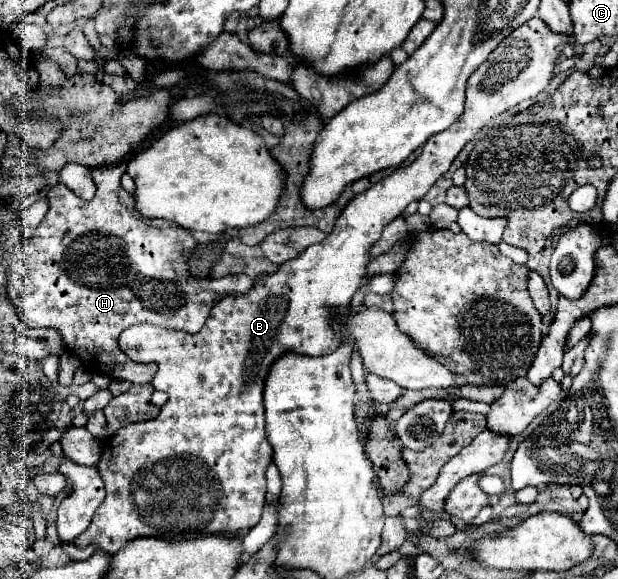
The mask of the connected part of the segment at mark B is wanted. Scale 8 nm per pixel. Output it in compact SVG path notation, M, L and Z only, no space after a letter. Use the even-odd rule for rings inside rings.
M538 17L526 21L524 25L520 25L518 29L514 29L490 55L488 59L468 77L468 85L466 85L466 109L462 113L462 117L458 121L454 121L452 127L448 127L446 131L430 137L430 141L426 141L422 153L408 165L408 167L398 167L392 175L384 177L382 181L378 181L376 185L368 187L364 193L360 193L360 197L354 197L346 209L340 213L332 233L322 241L322 243L316 243L316 245L310 245L308 251L304 251L300 257L292 259L292 261L286 261L274 275L270 275L266 281L254 285L248 293L240 293L240 295L226 295L222 297L214 307L212 307L212 313L204 325L204 329L200 329L200 333L184 333L184 331L174 331L174 329L162 329L162 327L154 327L154 325L148 325L148 323L142 323L142 325L134 325L130 329L126 329L122 335L120 335L120 349L124 353L128 353L128 357L132 357L134 361L154 361L158 363L158 373L152 381L154 389L158 391L166 391L168 393L168 401L160 407L160 413L158 417L154 417L152 421L146 421L146 423L140 423L140 425L126 425L122 429L116 431L116 435L102 445L102 457L100 457L100 463L98 463L98 469L100 469L100 475L102 480L106 483L106 499L102 501L102 505L96 509L92 521L90 521L90 527L80 535L76 537L76 545L78 547L88 547L88 545L96 545L100 549L106 549L108 553L116 553L120 547L124 547L126 541L134 539L134 537L148 537L148 535L154 535L154 537L176 537L180 539L182 535L194 535L194 533L230 533L230 535L246 535L250 527L254 527L260 519L260 513L262 513L262 505L264 505L264 497L266 497L266 479L264 479L264 473L266 473L266 467L268 463L272 461L272 447L270 443L266 441L266 435L264 435L264 405L262 405L262 387L264 387L264 377L268 373L268 367L272 365L272 361L280 355L280 353L286 353L286 351L298 351L302 355L312 355L312 357L318 357L318 355L328 355L332 351L338 349L340 341L338 337L334 335L332 327L330 327L330 309L340 309L344 311L350 301L352 301L352 295L360 289L360 285L364 283L364 271L366 271L366 263L372 259L370 257L370 247L378 241L380 233L382 233L382 227L388 225L394 217L398 217L406 205L414 199L422 199L424 193L450 169L452 161L456 159L456 155L464 149L464 145L486 125L490 123L492 119L496 119L498 115L506 113L510 107L518 105L520 101L526 101L526 99L534 99L538 93L542 93L548 83L552 81L554 77L554 67L556 67L556 61L558 61L558 55L562 53L564 45L574 45L574 37L572 35L558 35L558 33L552 33L548 29L548 25L544 25L544 21L540 21Z

